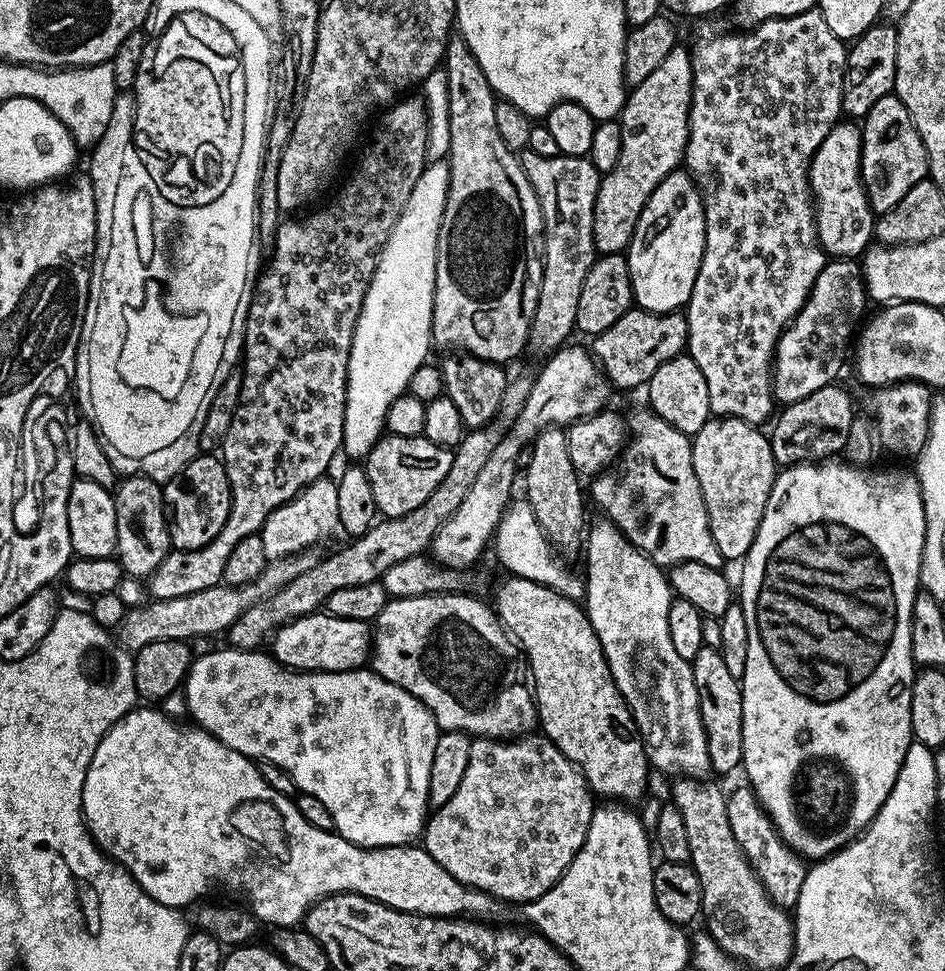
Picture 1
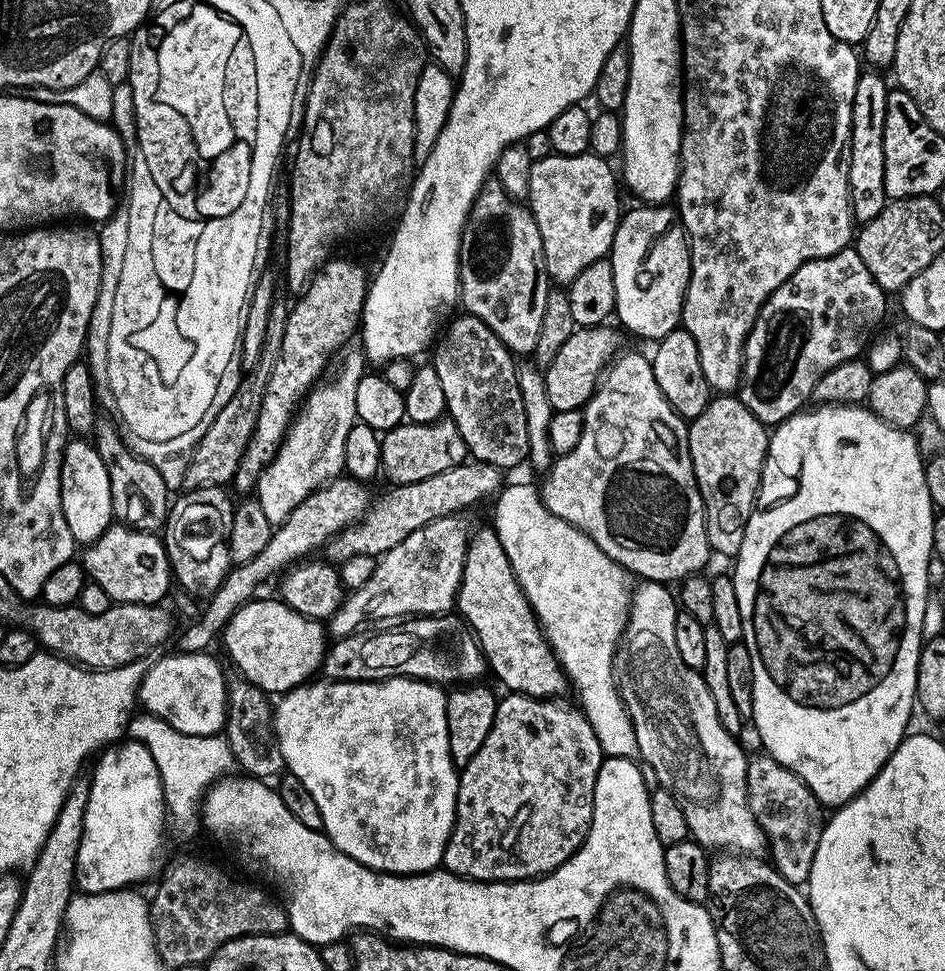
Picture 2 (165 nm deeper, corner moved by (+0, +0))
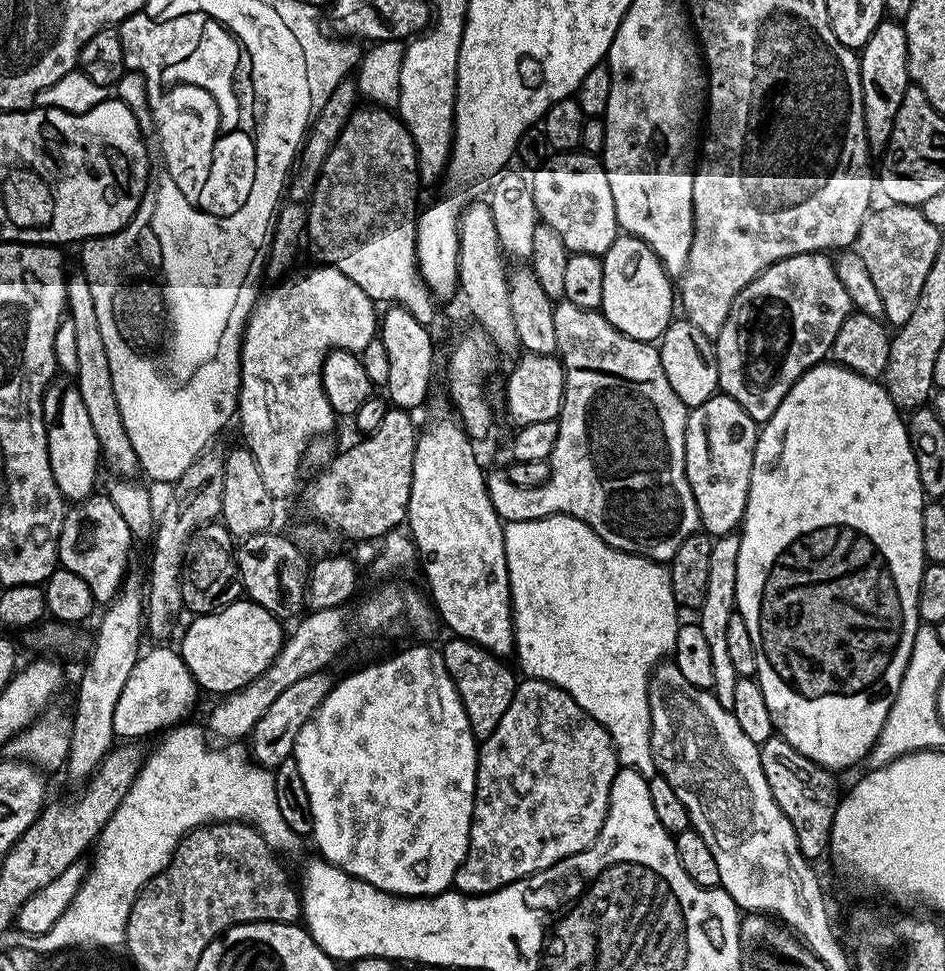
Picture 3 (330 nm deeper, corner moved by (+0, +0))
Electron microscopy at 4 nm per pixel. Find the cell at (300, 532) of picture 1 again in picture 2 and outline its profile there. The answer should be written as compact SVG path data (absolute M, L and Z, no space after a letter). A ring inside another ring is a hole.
M363 351L347 352L343 353L344 361L336 377L325 379L304 397L302 407L295 413L292 425L276 451L276 457L256 477L254 498L274 526L283 523L311 492L344 472L346 434L350 434L353 424L357 423L354 394L358 394L358 382L366 374Z

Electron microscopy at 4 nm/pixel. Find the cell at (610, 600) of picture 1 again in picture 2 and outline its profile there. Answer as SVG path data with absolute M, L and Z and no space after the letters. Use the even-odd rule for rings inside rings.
M645 580L637 583L632 588L632 598L628 609L628 625L624 627L624 632L620 635L620 643L616 645L616 657L614 657L614 674L616 675L616 688L620 692L622 702L626 706L626 710L630 714L630 718L634 722L634 734L638 734L638 750L640 751L640 760L652 767L652 772L656 775L655 783L659 787L666 789L670 794L674 794L674 798L682 806L682 810L686 814L686 822L688 823L688 831L691 839L696 843L704 845L705 849L720 848L716 850L727 850L732 854L760 854L765 851L766 841L763 832L761 832L758 822L754 818L754 814L750 810L750 802L748 801L748 787L746 786L746 770L748 769L749 757L744 756L744 752L740 749L740 744L736 741L737 737L733 733L726 730L726 726L722 726L722 722L718 722L718 710L714 706L714 698L710 694L710 690L706 686L703 675L697 669L686 666L686 662L682 662L682 657L678 655L678 645L674 642L674 622L678 611L678 600L667 583L658 580Z

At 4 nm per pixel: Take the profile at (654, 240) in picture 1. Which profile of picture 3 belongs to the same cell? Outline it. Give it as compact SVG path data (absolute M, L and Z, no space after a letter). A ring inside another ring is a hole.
M617 235L616 241L602 257L602 302L599 311L622 334L635 340L659 341L674 319L674 280L662 262L636 236Z

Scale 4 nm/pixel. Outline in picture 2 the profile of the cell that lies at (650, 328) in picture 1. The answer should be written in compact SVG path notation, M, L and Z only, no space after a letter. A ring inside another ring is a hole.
M577 327L576 332L570 334L570 338L566 338L562 350L558 350L558 354L554 354L554 362L550 362L543 369L546 398L550 398L553 412L583 409L593 392L596 391L604 369L616 359L618 353L625 347L625 345L623 346L624 340L620 337L621 329L608 327Z

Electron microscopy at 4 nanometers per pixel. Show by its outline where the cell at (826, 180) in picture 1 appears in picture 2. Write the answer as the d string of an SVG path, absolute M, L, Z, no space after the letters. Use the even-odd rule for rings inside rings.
M876 70L861 71L852 103L852 139L848 146L846 159L848 162L848 184L851 187L853 219L860 224L872 221L888 203L885 194L886 156L882 150L882 134L886 128L886 98L890 91L890 85L880 76L883 75Z

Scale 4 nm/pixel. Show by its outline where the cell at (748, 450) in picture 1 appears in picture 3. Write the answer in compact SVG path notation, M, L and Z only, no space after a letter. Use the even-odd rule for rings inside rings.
M723 394L711 396L709 400L702 402L702 406L689 411L686 422L686 446L684 447L686 478L690 482L690 490L698 506L700 528L713 538L729 535L744 523L757 435L757 421L752 420L750 414L746 414L746 410L742 410L742 406L738 406L738 402L734 402L734 398L729 396Z

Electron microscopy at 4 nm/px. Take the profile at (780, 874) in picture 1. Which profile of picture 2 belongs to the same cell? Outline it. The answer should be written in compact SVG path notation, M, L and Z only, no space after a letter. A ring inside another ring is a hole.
M767 754L752 756L746 770L746 786L750 810L758 822L767 847L772 848L770 863L790 883L804 886L808 883L810 866L814 866L814 854L818 854L818 842L826 823L826 812L820 800L814 798L810 786L798 778L786 766Z

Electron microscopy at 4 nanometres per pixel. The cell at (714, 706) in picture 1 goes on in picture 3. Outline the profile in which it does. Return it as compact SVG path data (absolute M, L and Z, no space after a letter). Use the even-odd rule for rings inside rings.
M729 534L713 539L710 550L710 582L706 586L706 598L698 609L698 616L700 616L698 623L702 634L706 634L706 643L710 646L710 659L714 661L714 682L710 691L718 698L720 705L729 710L734 706L734 686L738 677L734 670L734 662L730 662L730 653L726 647L726 626L730 626L730 618L736 612L739 549L739 535Z

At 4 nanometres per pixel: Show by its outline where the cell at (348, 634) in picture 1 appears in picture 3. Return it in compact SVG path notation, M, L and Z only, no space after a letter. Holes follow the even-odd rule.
M237 598L231 604L192 618L178 643L180 657L186 662L197 685L208 692L227 694L254 682L282 650L286 639L281 617L262 610L252 600Z

